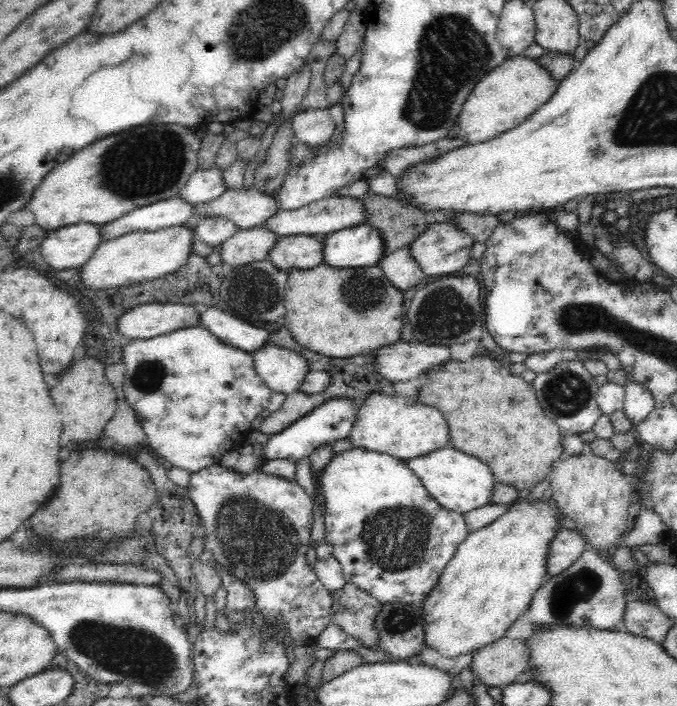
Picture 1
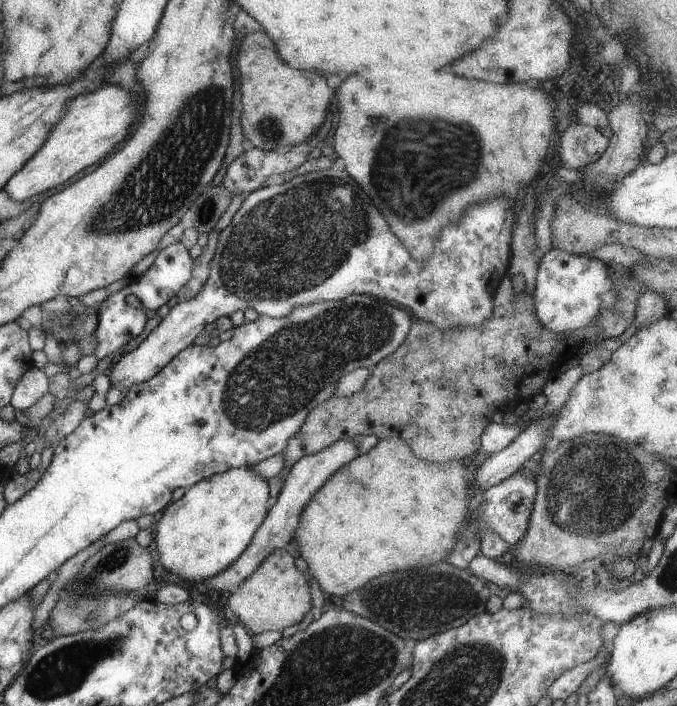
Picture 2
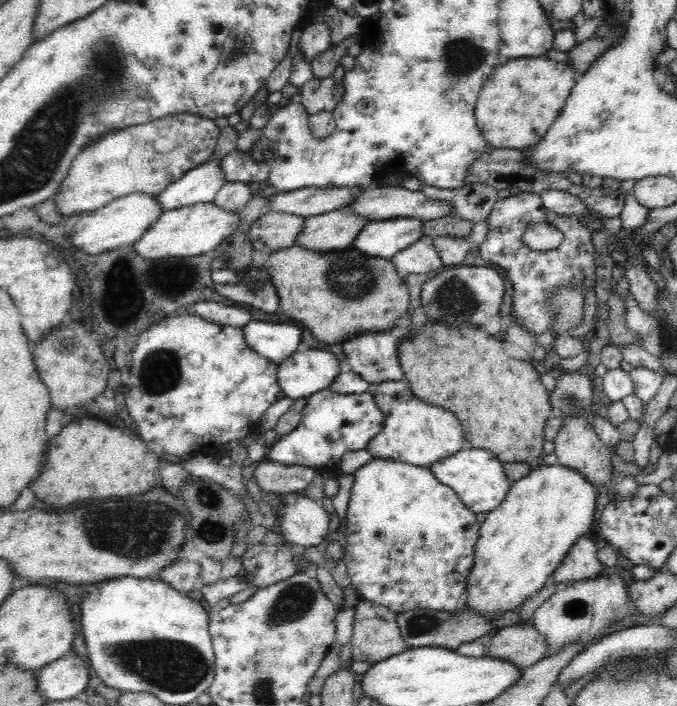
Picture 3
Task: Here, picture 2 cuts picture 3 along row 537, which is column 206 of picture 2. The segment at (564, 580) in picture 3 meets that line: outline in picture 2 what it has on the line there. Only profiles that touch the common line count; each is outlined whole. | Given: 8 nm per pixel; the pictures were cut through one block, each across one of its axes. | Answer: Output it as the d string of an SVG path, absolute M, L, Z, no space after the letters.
M337 439L329 446L319 450L319 452L302 456L297 462L294 462L289 469L289 474L287 474L283 481L275 503L266 512L263 522L259 524L259 528L253 533L245 550L227 568L223 568L221 572L215 574L215 576L211 576L211 578L205 578L203 583L198 585L200 590L202 592L205 590L215 590L221 594L222 592L230 593L241 584L242 580L253 574L255 568L261 564L261 561L266 556L269 556L274 550L283 549L293 538L293 532L295 532L295 528L299 524L299 516L301 516L303 506L311 500L311 496L323 486L323 482L331 474L337 472L346 462L353 460L359 454L357 452L357 444L358 439Z

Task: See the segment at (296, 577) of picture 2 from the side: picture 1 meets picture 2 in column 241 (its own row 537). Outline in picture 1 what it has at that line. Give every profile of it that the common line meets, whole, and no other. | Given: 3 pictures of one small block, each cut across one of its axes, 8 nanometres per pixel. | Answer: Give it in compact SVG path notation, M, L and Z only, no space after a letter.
M593 454L565 456L553 464L549 483L548 496L553 500L559 514L574 522L575 531L580 534L586 544L590 544L603 557L607 559L612 557L613 552L620 548L622 538L626 532L628 533L628 520L630 520L628 509L634 500L633 494L635 492L634 485L628 484L628 480L621 474L619 467L614 462L598 458Z

